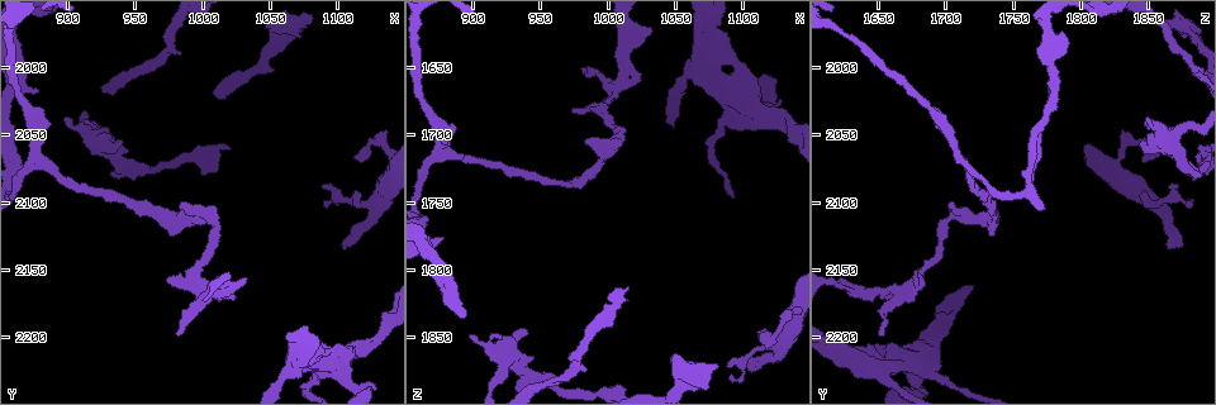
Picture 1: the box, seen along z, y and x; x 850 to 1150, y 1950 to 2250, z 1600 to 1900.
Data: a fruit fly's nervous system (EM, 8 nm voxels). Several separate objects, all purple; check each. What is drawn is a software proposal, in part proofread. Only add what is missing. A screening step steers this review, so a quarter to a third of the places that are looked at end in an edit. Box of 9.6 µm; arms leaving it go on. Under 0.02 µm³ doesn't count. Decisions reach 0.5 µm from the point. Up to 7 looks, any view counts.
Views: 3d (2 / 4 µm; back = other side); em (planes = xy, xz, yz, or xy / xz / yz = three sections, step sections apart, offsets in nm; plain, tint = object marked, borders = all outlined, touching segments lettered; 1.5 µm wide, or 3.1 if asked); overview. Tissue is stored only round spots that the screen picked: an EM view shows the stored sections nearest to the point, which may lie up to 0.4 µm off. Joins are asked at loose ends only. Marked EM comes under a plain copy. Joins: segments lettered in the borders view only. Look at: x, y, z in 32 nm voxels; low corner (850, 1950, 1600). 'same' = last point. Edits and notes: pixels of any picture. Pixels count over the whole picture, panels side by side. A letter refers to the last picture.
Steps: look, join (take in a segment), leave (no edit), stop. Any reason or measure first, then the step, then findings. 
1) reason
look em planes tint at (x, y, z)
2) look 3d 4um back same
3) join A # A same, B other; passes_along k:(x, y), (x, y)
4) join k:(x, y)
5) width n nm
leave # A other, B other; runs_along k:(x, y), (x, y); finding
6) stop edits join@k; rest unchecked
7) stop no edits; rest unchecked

an open end
look em planes borders at (878, 2016, 1776)

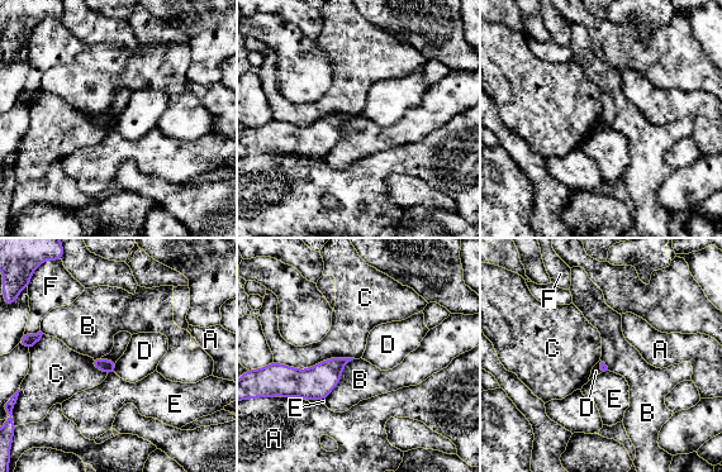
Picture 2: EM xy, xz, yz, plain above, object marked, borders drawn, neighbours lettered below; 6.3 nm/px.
leave # A other, B other, C other, D other, E other, F other; border 2:(355, 358), (274, 362); no lettered segment goes on from it

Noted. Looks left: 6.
branch stops here
look em planes borders at (938, 2056, 1846)

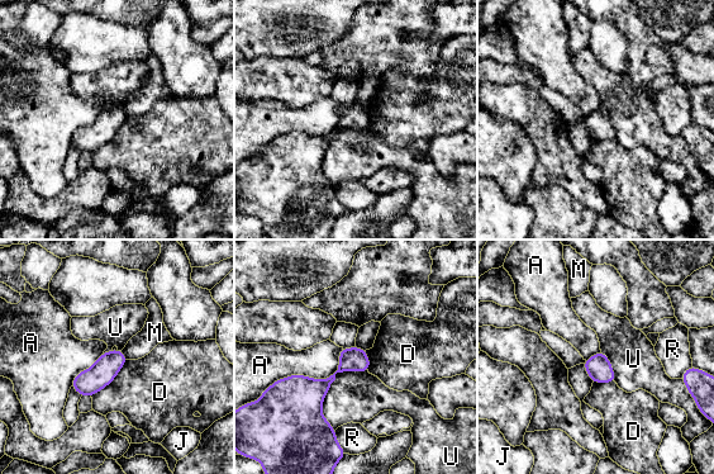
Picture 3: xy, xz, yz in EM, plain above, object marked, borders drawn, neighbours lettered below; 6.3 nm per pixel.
leave # A other, D other, J other, M other, R other, U other; border 3:(342, 347), (328, 377), (271, 384); none of them fits

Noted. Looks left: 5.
free end
look em planes tint at (1104, 2136, 1872)

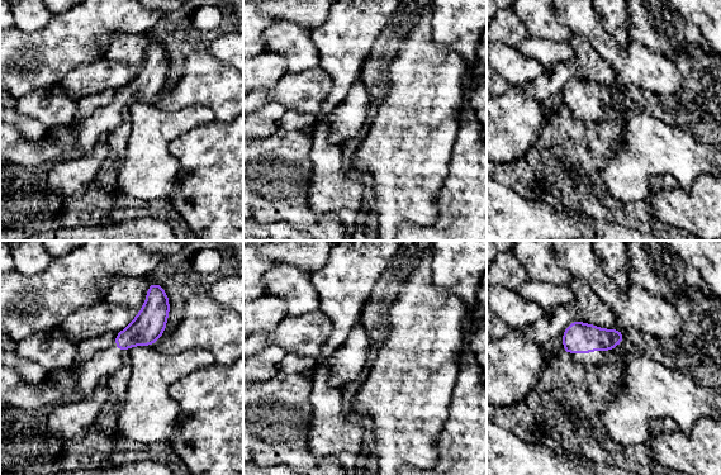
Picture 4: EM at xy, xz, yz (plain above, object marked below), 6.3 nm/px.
look em planes borders same

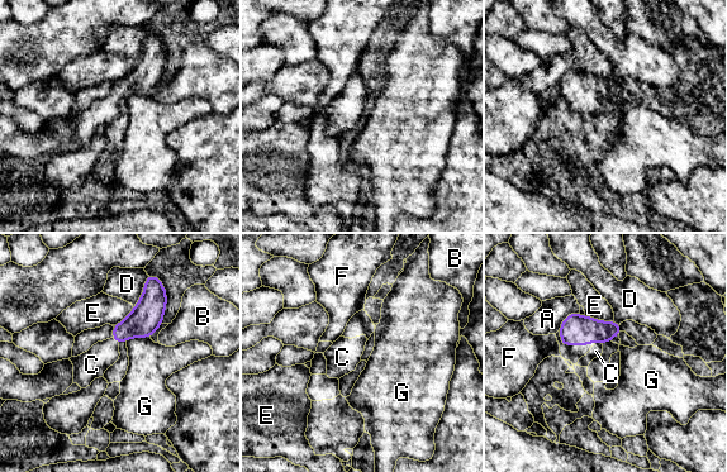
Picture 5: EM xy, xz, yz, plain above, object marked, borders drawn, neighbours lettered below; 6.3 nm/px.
join C # A other, B other, C same, D other, E other, F other, G other; passes_along 5:(146, 318), (114, 339), (91, 365); it goes on there

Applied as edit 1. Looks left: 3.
stop edits join@5; rest unchecked

